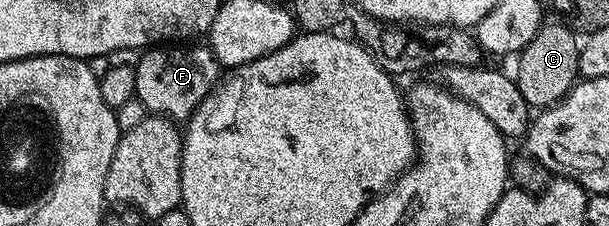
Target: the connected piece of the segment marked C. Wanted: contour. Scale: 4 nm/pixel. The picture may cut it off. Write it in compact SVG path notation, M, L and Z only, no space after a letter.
M544 23L539 33L518 53L519 69L513 72L513 79L519 85L521 98L531 105L532 109L542 110L553 104L559 103L580 79L579 74L579 49L580 41L575 41L572 29L566 23Z

